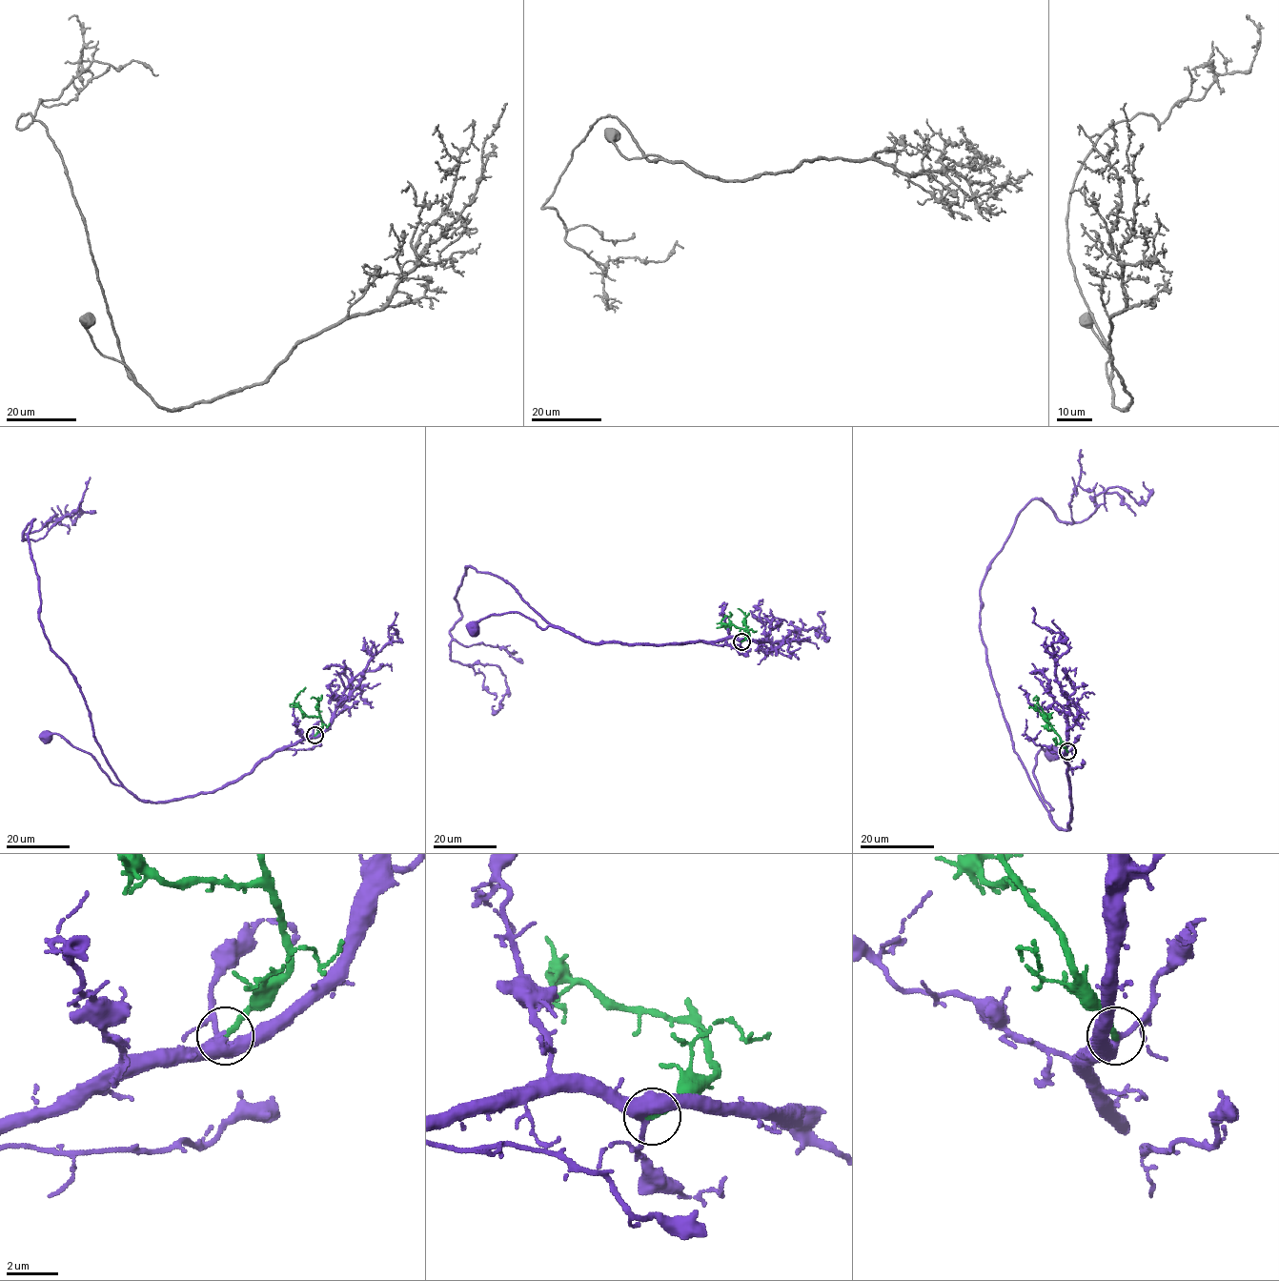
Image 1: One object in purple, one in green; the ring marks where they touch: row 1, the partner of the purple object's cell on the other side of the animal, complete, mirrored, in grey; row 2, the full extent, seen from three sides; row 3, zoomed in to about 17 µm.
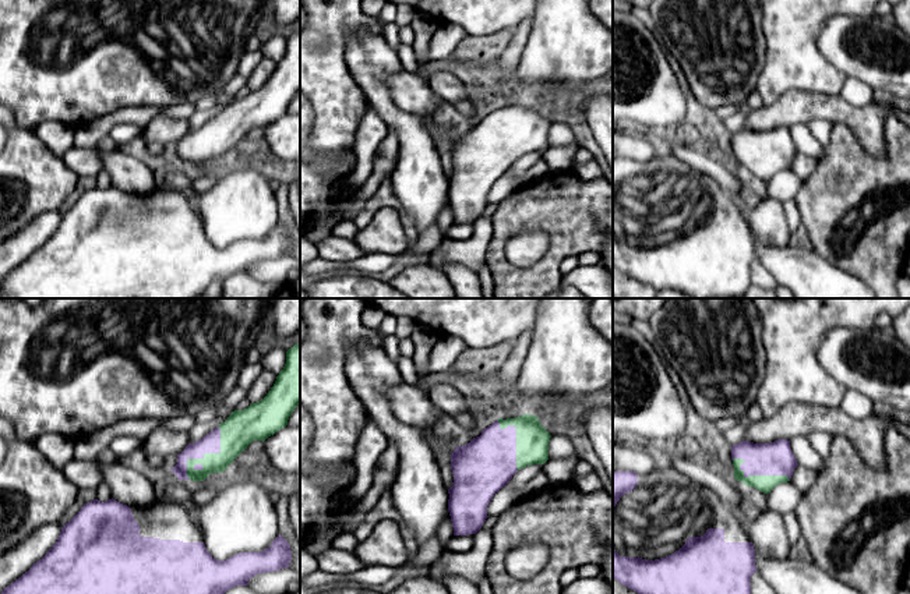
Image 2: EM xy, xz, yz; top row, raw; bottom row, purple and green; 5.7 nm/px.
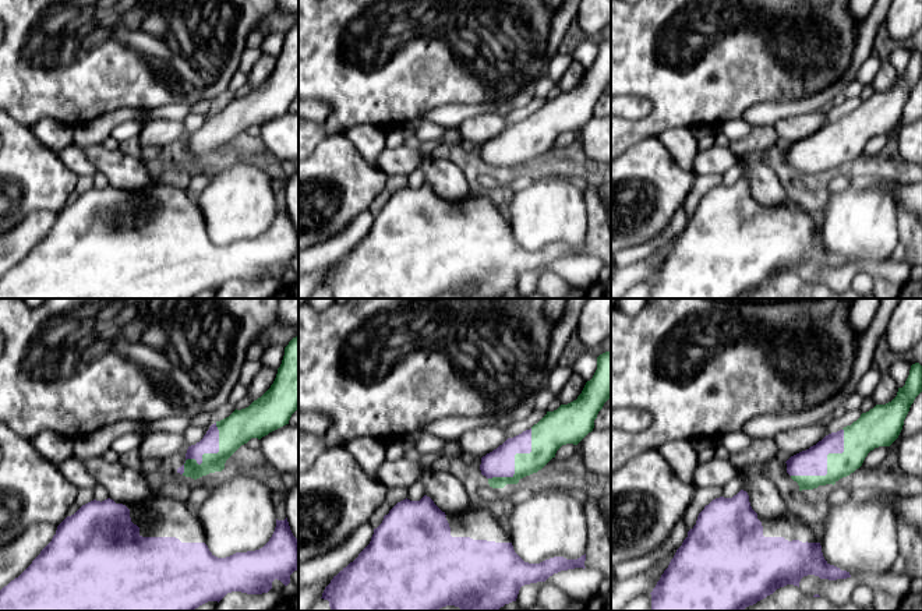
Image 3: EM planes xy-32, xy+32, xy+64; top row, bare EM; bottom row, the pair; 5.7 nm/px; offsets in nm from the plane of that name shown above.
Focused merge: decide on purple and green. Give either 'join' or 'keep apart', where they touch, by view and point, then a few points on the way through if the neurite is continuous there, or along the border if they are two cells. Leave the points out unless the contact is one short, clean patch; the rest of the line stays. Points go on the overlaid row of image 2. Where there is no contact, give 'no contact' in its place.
join; meets purple in xy at (205, 452)

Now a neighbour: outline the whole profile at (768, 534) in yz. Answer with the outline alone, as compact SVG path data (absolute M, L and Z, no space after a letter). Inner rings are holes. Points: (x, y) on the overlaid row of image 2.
M773 510L761 512L747 527L756 554L780 561L790 556L791 547L782 515Z

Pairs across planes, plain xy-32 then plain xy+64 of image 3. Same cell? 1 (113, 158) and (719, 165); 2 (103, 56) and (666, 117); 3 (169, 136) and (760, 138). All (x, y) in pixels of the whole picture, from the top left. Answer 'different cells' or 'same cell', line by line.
1: different cells
2: same cell
3: different cells

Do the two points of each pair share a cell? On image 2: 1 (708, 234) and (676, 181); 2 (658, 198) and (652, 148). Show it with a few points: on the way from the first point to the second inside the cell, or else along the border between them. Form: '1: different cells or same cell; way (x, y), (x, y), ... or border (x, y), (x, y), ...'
1: same cell; way (737, 236), (746, 229), (746, 216), (705, 187)
2: different cells; border (658, 155), (648, 161), (627, 159)

